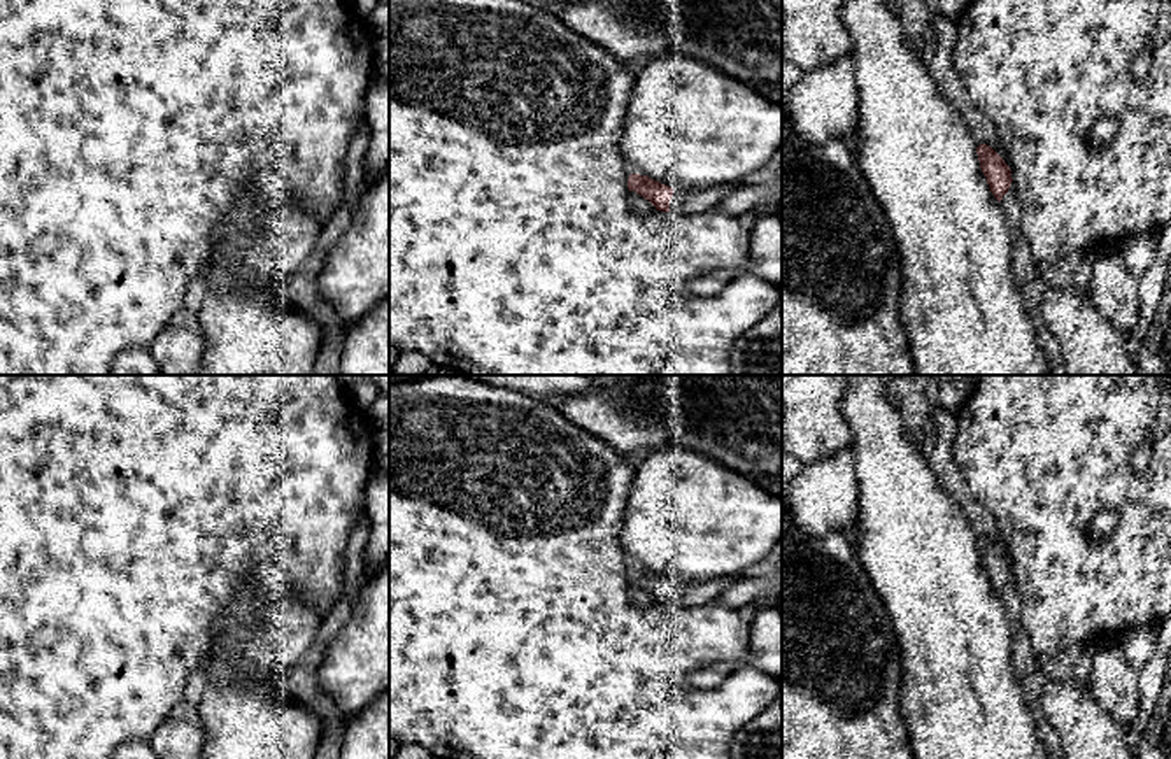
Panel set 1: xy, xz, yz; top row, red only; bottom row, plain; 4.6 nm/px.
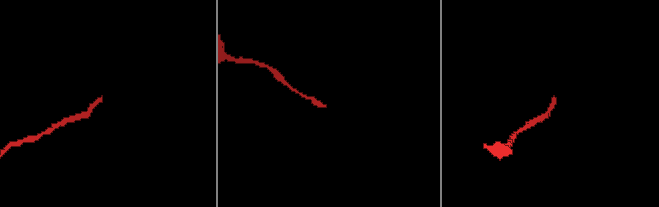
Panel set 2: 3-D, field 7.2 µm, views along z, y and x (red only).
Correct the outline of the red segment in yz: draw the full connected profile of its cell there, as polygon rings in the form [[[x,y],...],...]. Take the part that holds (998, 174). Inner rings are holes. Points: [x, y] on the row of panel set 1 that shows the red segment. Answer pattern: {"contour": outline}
{"contour": [[[987,144],[976,147],[980,168],[987,179],[989,189],[997,202],[1008,193],[1013,179],[1004,160]]]}

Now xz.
{"contour": [[[631,174],[628,189],[649,200],[656,210],[698,214],[717,207],[740,182],[722,184],[708,189],[678,189],[661,184],[647,175]]]}

